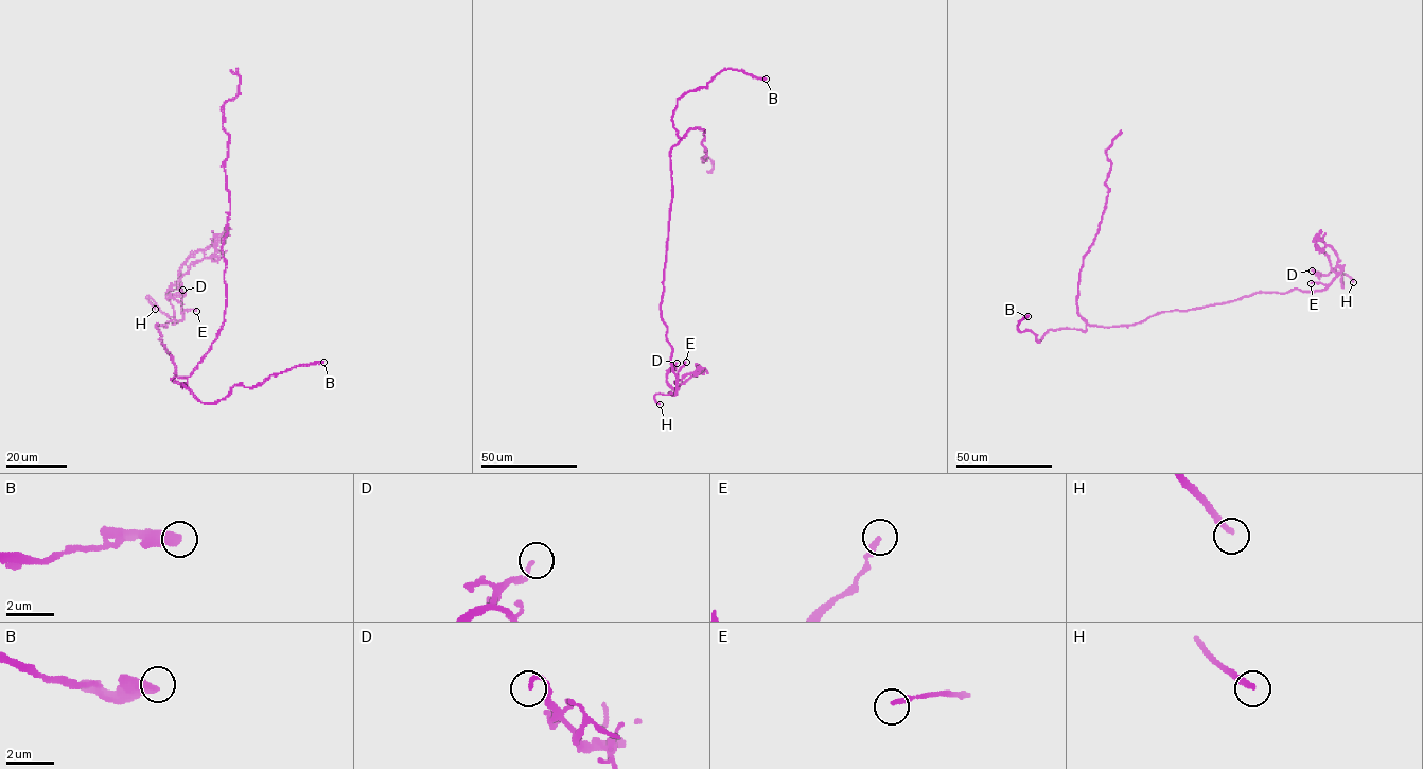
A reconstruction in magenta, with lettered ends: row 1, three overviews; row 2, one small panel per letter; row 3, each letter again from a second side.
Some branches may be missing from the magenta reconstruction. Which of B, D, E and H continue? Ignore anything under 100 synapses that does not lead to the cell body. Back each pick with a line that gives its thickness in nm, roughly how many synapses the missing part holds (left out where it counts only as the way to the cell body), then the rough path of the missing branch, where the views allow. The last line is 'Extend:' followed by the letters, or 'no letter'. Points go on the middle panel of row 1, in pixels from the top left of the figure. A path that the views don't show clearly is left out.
H: Thickness 240 nm
Extend: H

